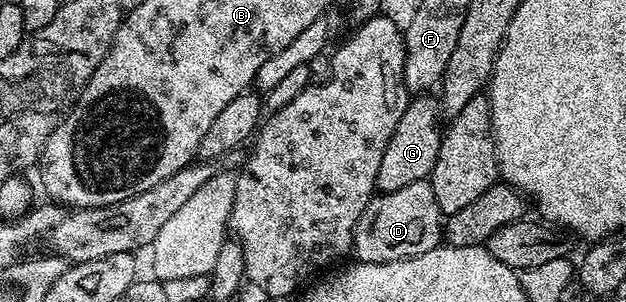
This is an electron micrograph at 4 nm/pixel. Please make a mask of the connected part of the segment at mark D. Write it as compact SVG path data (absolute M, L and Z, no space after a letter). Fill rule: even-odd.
M424 179L415 181L415 185L406 185L403 189L383 191L374 194L369 204L363 209L359 221L353 227L353 246L351 248L358 263L386 263L387 261L403 261L415 257L419 253L427 253L435 249L443 239L443 216L439 209L439 201L435 201L435 189Z

